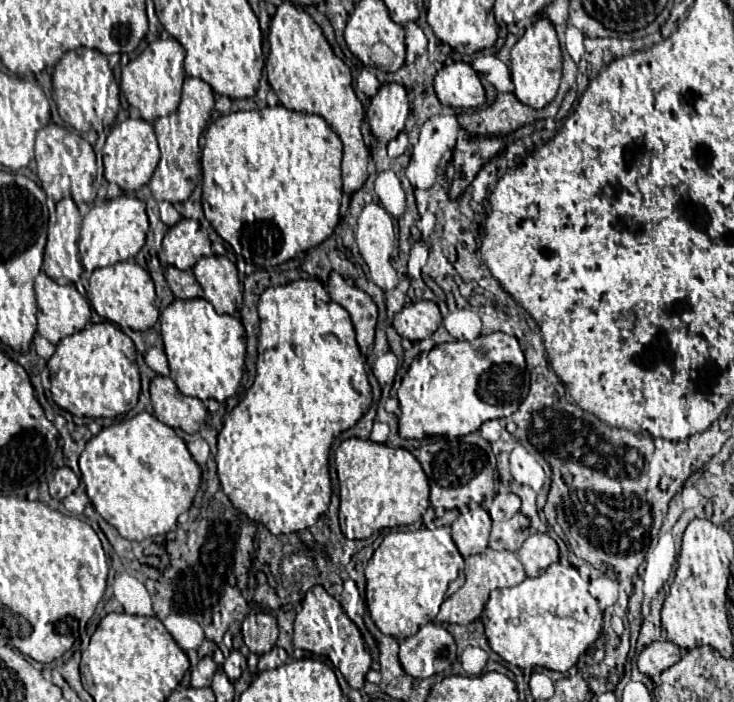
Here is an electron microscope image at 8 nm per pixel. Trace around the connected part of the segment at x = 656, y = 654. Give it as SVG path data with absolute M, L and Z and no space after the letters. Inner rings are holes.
M656 640L656 642L650 642L638 656L638 668L640 672L644 672L646 676L650 676L652 680L656 680L662 670L670 668L672 664L676 664L680 660L680 654L682 650L668 642L668 640Z

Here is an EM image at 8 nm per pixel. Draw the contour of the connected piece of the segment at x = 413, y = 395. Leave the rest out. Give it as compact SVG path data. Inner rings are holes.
M494 332L488 336L478 336L472 342L454 341L438 344L430 354L420 356L412 362L408 374L398 388L400 400L400 436L402 438L424 438L424 436L442 436L454 439L466 436L478 430L486 420L506 418L514 414L524 398L526 386L526 362L524 352L516 336L504 332Z

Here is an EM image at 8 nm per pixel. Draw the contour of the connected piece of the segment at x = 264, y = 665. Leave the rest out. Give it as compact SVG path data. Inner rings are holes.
M274 646L270 652L262 654L260 660L258 660L258 670L270 670L270 668L278 668L280 664L286 664L288 660L288 654L284 648L278 648Z

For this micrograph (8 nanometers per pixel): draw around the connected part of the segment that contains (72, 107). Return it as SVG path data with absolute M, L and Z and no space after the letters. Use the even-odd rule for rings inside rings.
M76 48L62 56L52 74L54 84L54 103L66 124L76 128L78 132L88 132L92 128L104 130L114 124L120 100L118 100L118 84L114 82L114 74L108 66L108 60L102 52L90 48Z

